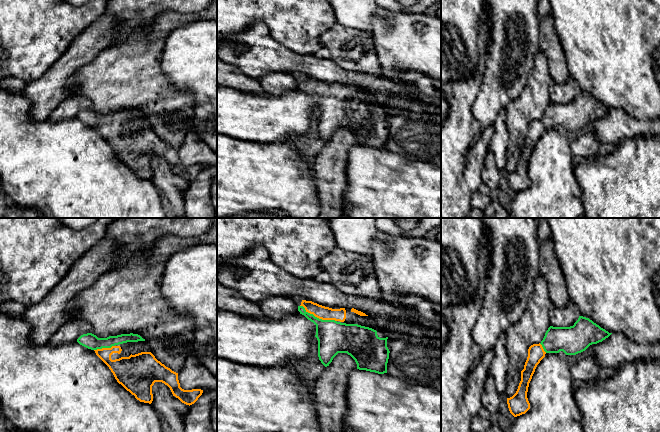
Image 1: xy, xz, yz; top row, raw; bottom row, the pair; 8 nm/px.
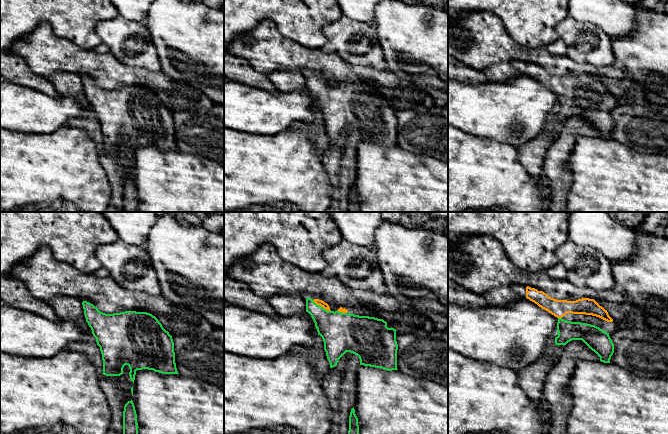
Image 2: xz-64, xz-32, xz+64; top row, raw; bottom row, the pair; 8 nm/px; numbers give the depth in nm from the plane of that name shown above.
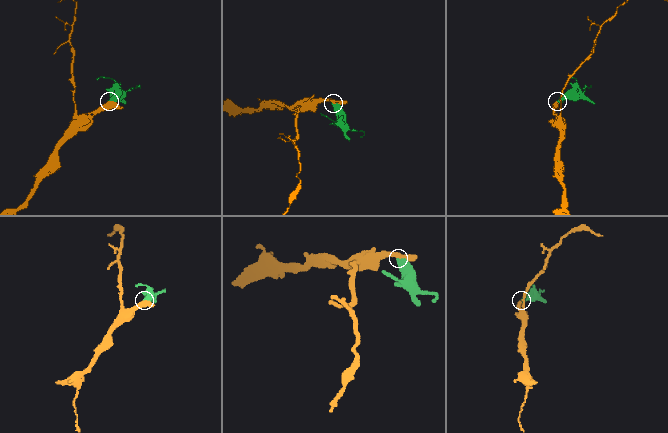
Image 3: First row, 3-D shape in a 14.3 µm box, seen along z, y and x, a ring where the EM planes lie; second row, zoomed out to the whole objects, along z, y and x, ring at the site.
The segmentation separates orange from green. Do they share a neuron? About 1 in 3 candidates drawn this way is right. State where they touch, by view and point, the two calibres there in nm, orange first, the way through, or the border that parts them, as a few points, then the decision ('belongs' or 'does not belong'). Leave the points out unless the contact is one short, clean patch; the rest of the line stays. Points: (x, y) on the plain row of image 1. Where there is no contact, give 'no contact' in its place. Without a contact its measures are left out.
meets orange in xz at (318, 93); 110 nm thick on the orange side, 260 nm on the other; runs through xz (325, 89), (318, 93), (326, 101), (333, 113); belongs

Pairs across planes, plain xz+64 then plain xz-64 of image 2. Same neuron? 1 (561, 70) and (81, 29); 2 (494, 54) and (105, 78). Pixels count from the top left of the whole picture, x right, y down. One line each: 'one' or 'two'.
1: two
2: one

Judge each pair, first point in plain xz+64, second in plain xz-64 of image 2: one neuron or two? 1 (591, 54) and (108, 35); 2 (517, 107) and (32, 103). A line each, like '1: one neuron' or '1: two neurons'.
1: one neuron
2: one neuron

